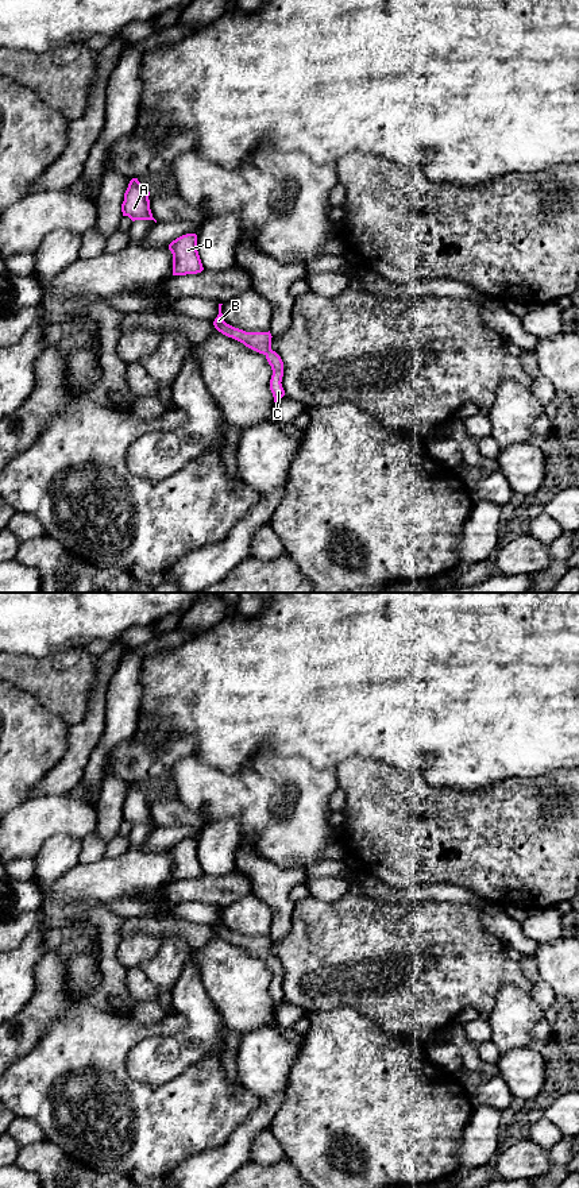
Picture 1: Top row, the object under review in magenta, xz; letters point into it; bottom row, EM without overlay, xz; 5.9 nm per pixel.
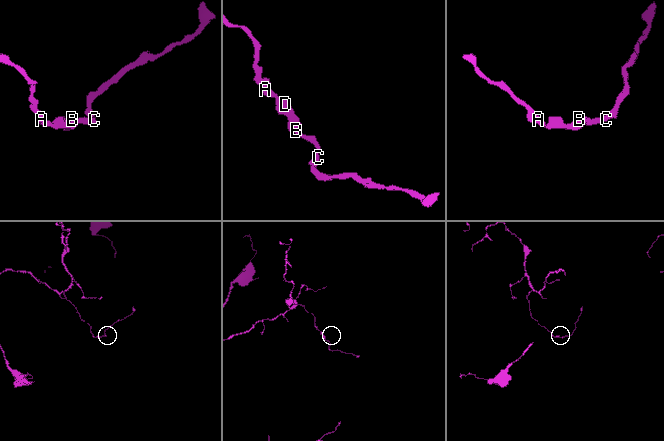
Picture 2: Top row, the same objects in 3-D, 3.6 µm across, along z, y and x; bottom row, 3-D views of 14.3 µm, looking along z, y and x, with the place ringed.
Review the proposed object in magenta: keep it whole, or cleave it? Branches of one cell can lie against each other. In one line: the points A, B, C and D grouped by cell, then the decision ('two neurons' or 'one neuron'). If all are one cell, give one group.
groups A B C D; one neuron

